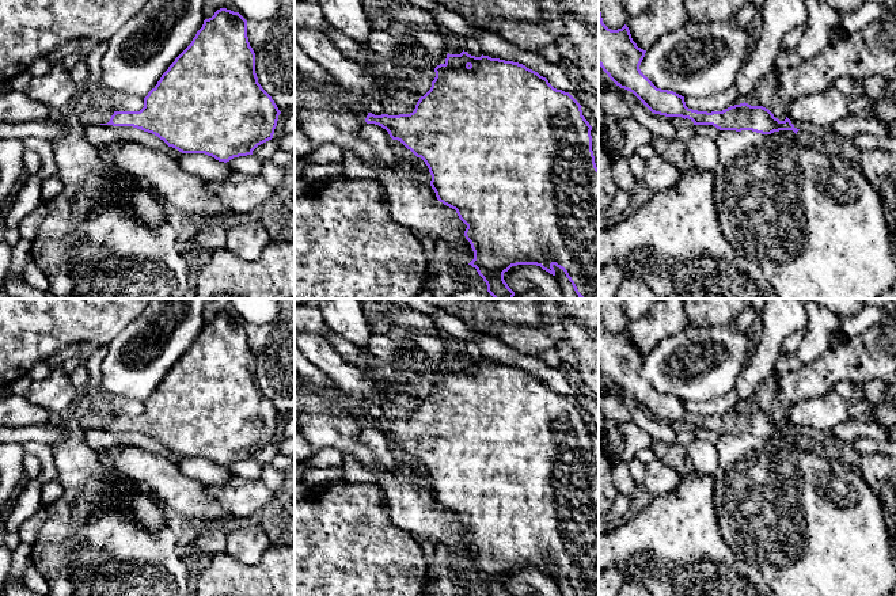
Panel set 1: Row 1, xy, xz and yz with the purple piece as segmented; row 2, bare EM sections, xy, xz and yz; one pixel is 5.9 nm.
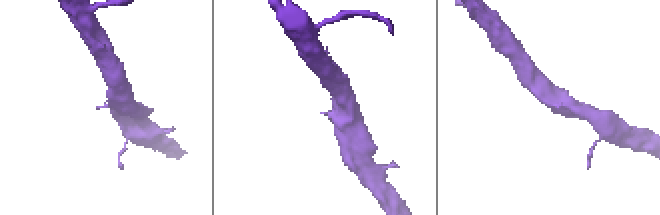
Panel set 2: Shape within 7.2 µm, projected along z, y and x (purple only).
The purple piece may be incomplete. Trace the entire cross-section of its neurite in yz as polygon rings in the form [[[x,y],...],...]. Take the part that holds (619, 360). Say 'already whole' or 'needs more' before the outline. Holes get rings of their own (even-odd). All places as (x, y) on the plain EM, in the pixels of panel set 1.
already whole | [[[599,312],[599,369],[620,392],[633,396],[652,417],[665,421],[688,422],[694,429],[713,429],[720,434],[752,434],[771,439],[797,433],[786,421],[779,425],[763,410],[740,407],[722,415],[698,415],[688,413],[684,401],[657,392],[639,373],[646,354],[637,350],[629,331],[611,334],[603,327]]]

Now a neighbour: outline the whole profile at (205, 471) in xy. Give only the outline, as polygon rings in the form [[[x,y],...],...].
[[[183,458],[178,468],[189,478],[206,486],[223,486],[234,475],[224,466],[219,466],[205,458]]]

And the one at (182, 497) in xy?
[[[115,444],[99,456],[109,467],[149,489],[172,524],[183,519],[212,521],[234,516],[206,493],[204,485],[186,477],[176,463],[145,448]]]

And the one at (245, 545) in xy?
[[[259,525],[232,529],[225,535],[225,553],[246,565],[258,563],[263,551],[270,546],[267,535]]]

